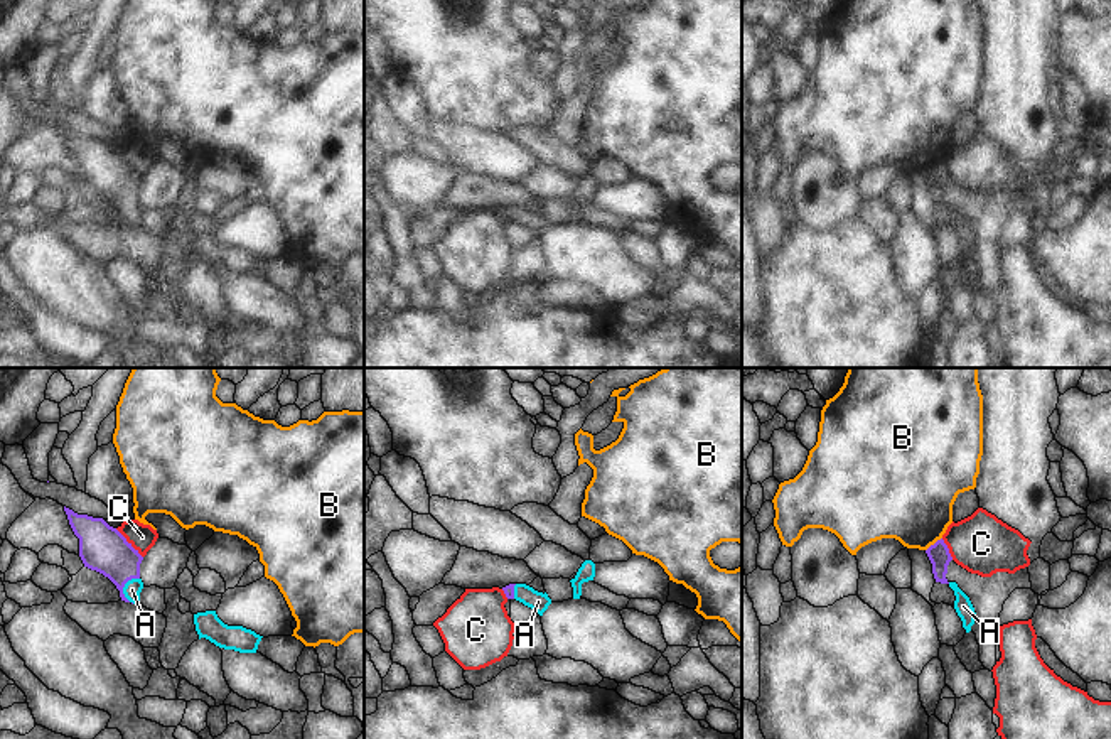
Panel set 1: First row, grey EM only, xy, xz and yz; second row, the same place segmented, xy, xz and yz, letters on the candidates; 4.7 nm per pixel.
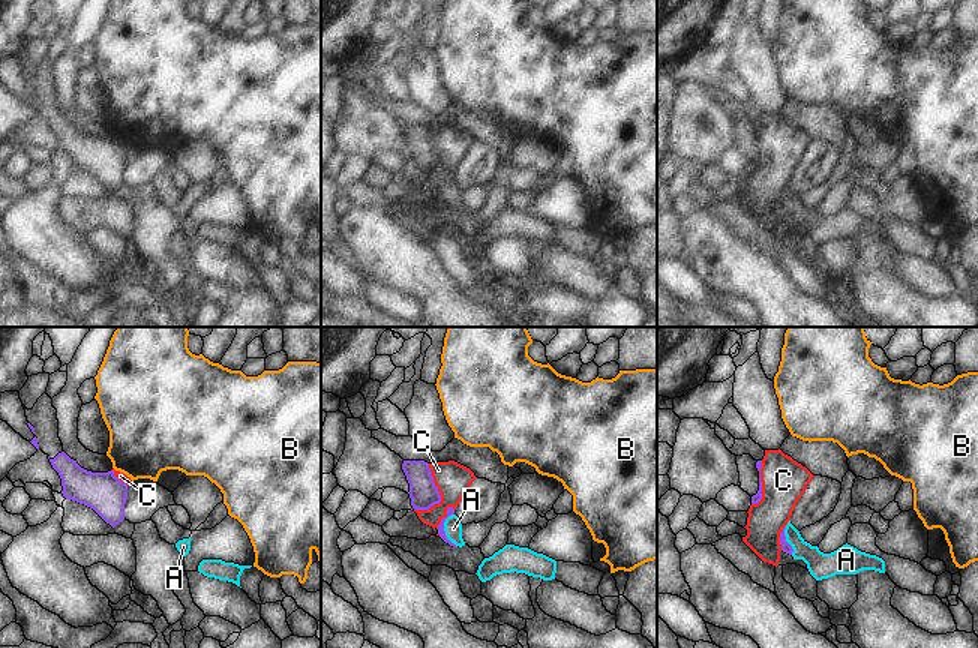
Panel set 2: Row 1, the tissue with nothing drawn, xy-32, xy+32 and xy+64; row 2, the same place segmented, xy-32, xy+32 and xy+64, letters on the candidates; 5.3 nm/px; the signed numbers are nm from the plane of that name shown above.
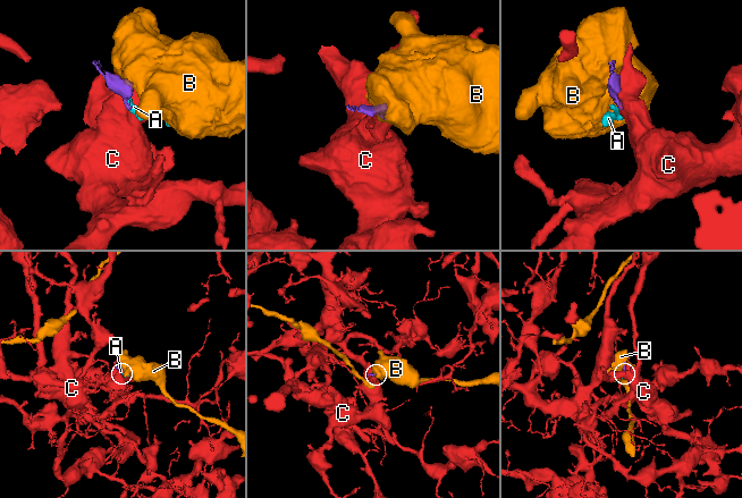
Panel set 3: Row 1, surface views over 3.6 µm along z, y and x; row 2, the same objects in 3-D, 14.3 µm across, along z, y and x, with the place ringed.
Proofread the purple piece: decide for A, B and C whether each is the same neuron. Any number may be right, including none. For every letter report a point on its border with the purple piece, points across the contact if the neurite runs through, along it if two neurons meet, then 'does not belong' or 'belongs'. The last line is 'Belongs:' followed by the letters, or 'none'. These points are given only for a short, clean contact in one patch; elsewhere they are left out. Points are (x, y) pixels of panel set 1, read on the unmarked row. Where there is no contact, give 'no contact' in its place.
A: meets purple in xy at (123, 208); runs through xy (103, 171), (123, 191), (123, 208), (132, 211); belongs
B: meets purple in yz at (934, 166); border along yz (941, 159), (926, 172); does not belong
C: meets purple in xy at (128, 166); does not belong
Belongs: A

